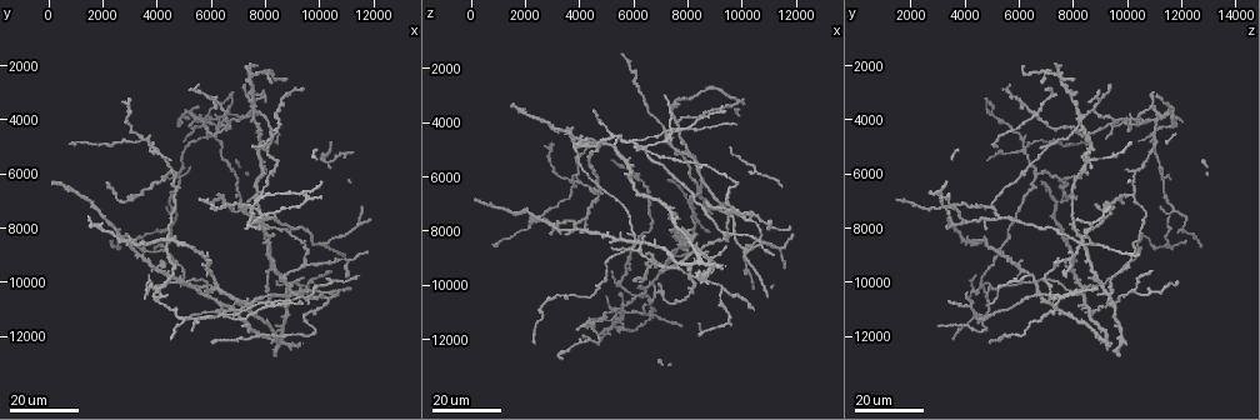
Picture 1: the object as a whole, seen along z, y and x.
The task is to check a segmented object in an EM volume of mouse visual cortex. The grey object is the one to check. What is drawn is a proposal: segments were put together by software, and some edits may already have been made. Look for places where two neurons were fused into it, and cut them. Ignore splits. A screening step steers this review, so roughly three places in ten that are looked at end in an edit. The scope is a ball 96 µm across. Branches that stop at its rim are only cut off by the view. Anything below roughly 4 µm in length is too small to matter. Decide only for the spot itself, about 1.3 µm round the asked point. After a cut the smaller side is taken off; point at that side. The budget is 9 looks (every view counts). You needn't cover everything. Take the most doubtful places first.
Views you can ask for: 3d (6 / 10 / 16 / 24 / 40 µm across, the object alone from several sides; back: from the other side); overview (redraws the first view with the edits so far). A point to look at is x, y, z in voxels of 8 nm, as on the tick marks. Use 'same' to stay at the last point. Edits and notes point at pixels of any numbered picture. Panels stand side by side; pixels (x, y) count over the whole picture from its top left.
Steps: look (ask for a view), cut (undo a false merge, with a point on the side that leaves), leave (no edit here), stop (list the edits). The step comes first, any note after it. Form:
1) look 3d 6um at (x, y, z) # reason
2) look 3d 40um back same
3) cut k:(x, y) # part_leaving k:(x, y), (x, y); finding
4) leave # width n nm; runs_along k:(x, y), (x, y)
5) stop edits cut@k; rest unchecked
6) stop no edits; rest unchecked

look 3d 24um at (5900, 11300, 4600) # arms part here

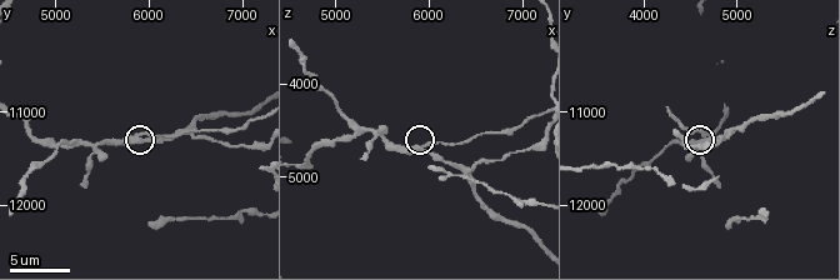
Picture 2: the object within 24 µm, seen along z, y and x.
look 3d 6um at (5900, 11250, 4700)

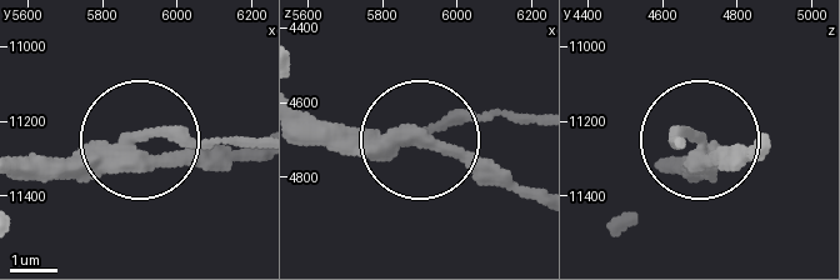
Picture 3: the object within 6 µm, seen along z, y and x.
cut 3:(164, 134) # side_arm 66 um; arms 3; two neurons meet here

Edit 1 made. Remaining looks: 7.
look 3d 24um at (4900, 6100, 11200) # four arms meet

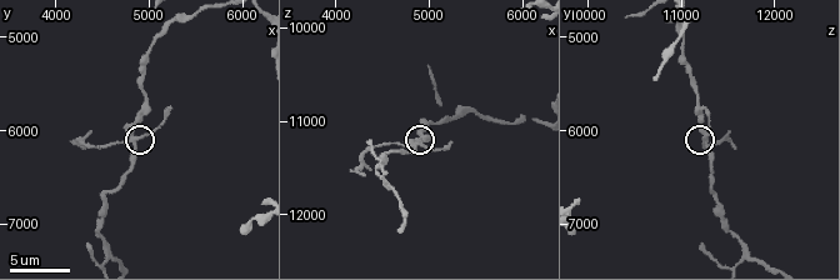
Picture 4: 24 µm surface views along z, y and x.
look 3d 10um at (4800, 6150, 11250)

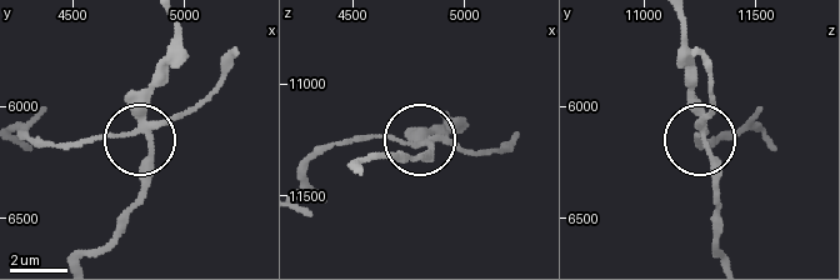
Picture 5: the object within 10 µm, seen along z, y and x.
cut 5:(185, 110) # arms 4; part_leaving 5:(141, 130), (44, 144), (23, 130), (26, 149); a second neuron is stuck on

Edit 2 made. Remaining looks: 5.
look overview

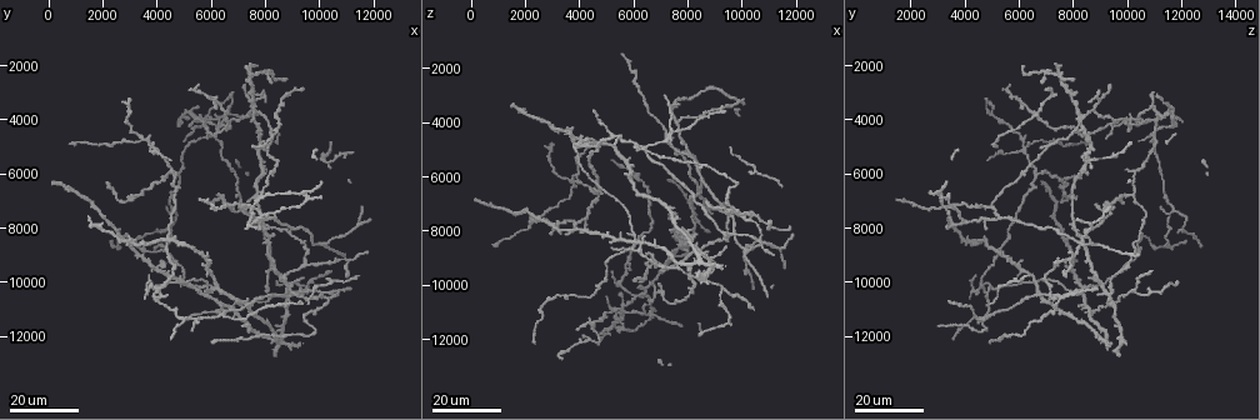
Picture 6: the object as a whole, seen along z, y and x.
look 3d 16um at (5700, 4200, 9300) # three arms meet

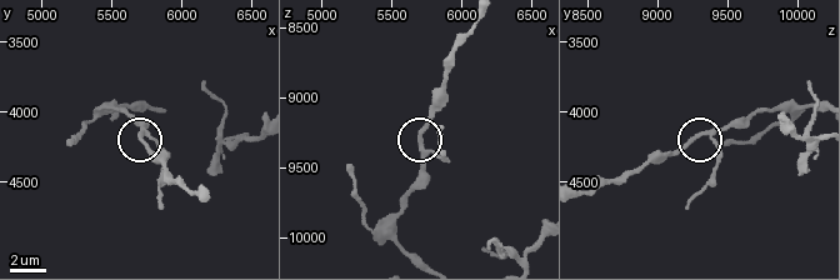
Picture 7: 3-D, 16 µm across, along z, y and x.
look 3d 6um at (5720, 4160, 9360)

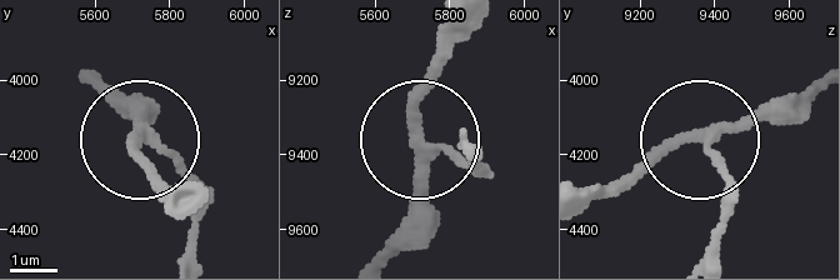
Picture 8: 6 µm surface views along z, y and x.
leave # side_arm 5 um; runs_along 8:(370, 256), (403, 221), (421, 145), (485, 169); all the same neuron

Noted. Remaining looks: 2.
look 3d 16um at (7500, 3800, 8100) # looks like a crossing

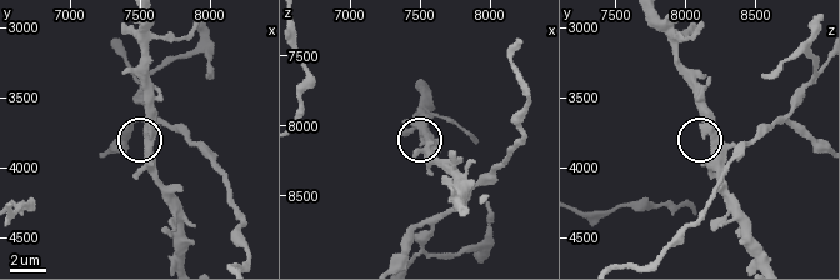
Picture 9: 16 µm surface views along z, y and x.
look 3d 10um at (7580, 3840, 8220)

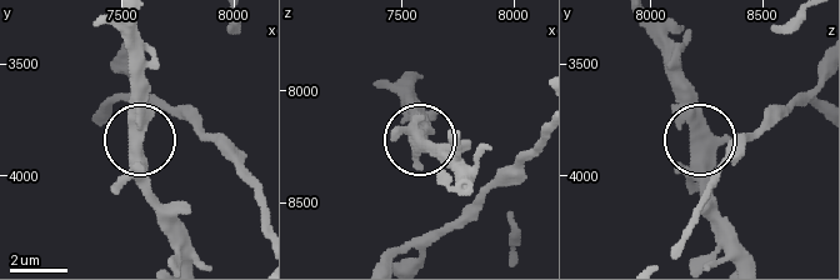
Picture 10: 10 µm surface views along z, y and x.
leave # side_arm 67 um; runs_along 10:(258, 189), (188, 124), (138, 139), (138, 48); continuous, no second neuron

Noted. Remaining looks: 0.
stop edits cut@3, cut@5; rest unchecked

